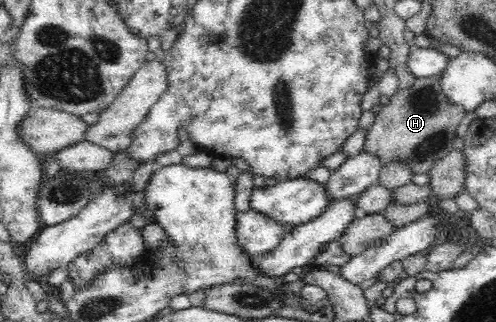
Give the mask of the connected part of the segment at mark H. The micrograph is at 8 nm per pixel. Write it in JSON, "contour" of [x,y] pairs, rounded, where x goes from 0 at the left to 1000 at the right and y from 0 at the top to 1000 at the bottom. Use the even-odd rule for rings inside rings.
{"contour":[[[887,236],[845,239],[825,273],[800,273],[784,317],[738,401],[730,469],[764,491],[776,516],[794,497],[821,503],[833,540],[861,540],[885,494],[915,463],[921,391],[940,339],[911,323],[887,267]]]}

